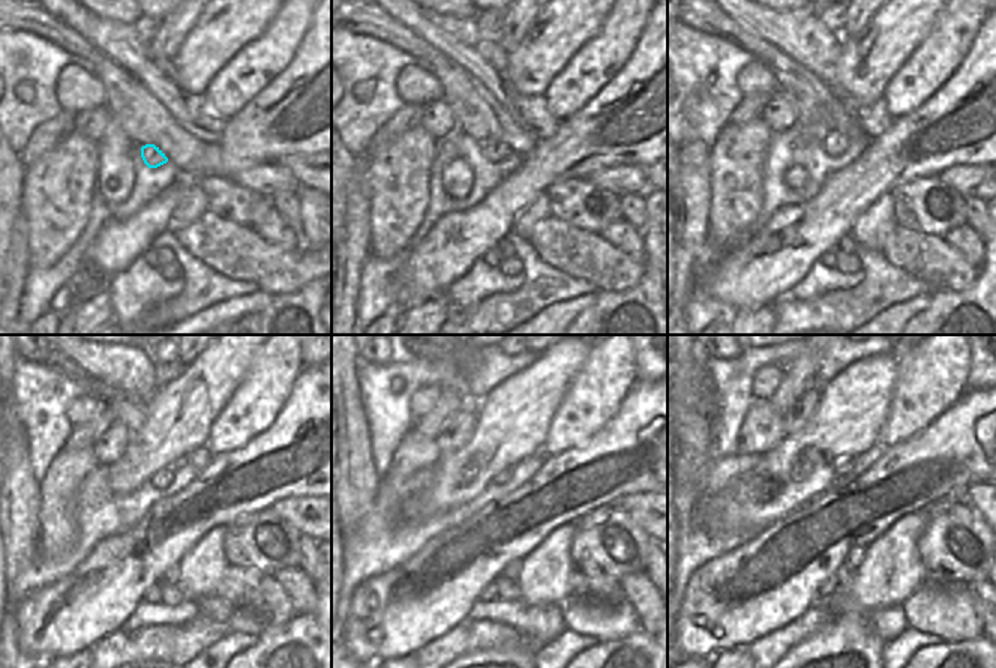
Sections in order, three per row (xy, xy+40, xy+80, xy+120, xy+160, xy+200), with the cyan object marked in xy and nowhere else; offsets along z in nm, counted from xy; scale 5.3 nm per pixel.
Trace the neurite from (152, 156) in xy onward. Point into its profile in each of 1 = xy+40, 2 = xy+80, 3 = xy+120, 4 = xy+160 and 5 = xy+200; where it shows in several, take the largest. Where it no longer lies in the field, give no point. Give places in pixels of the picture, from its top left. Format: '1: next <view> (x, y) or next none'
1: next xy+40 (494, 150)
2: next xy+80 (834, 143)
3: next xy+120 (162, 478)
4: next xy+160 (503, 476)
5: next xy+200 (843, 467)

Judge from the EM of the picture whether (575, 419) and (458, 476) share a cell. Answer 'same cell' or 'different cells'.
different cells

